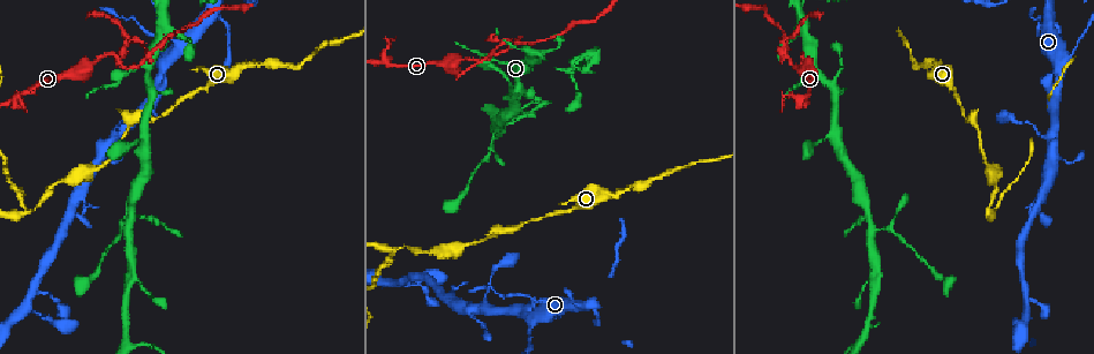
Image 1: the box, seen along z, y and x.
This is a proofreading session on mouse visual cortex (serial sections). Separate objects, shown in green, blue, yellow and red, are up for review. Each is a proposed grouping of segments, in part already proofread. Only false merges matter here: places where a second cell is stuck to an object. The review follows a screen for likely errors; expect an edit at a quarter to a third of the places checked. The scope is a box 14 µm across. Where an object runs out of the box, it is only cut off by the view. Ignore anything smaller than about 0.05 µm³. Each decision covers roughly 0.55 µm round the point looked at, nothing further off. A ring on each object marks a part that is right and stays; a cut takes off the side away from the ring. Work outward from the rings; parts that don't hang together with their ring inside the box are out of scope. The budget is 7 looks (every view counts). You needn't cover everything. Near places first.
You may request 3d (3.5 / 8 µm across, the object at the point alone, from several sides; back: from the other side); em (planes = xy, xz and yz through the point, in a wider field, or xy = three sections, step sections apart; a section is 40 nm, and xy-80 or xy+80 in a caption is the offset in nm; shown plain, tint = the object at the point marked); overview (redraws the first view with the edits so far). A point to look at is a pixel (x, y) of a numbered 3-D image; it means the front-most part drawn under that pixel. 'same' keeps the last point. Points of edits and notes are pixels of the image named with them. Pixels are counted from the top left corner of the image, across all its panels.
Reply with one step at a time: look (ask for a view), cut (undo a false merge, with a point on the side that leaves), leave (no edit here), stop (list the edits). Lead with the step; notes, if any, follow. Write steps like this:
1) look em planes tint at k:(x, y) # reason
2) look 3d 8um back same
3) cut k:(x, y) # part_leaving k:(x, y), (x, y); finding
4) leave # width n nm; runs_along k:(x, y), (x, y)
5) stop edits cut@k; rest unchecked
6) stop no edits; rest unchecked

look 3d 3.5um at 1:(386, 62)

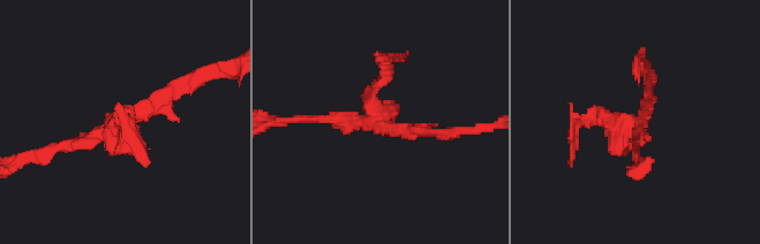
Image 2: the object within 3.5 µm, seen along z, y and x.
look em xy step 2 tint at 2:(637, 121)

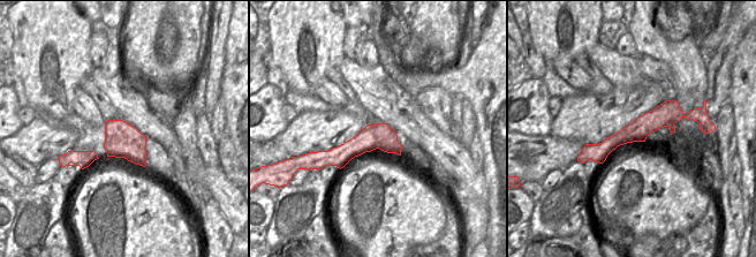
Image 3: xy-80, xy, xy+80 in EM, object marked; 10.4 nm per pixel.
cut 2:(574, 117) # part_leaving 2:(633, 122), (582, 119), (571, 165); two cells meet here

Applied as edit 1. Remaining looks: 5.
look 3d 8um at 1:(521, 88) # thick turns thin

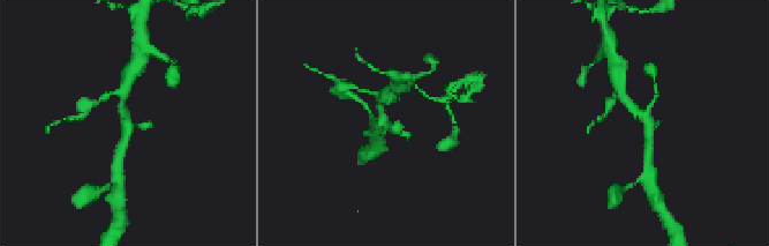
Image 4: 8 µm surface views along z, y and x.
look 3d 3.5um back at 4:(381, 121)

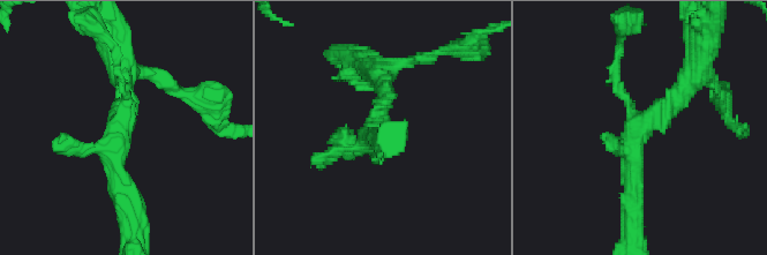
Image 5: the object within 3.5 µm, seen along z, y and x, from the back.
look em xy step 5 tint at 5:(643, 124)

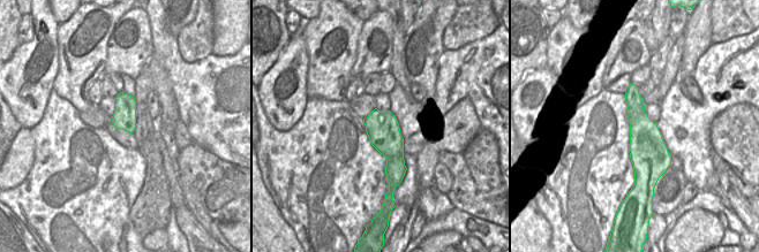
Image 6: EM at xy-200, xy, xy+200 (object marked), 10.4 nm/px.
leave # runs_along 5:(696, 72), (630, 140), (633, 200); continuous, no second cell

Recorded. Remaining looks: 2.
look 3d 3.5um at 1:(785, 57) # a fork

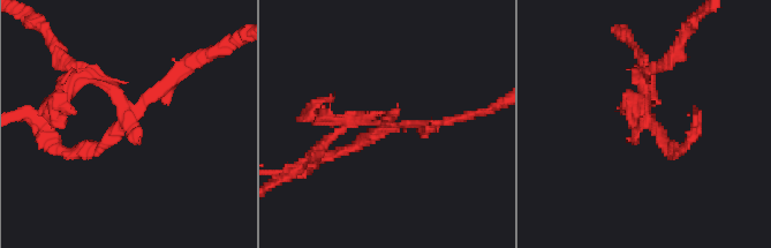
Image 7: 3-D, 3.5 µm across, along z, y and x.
cut 7:(99, 81) # arm_widths 150, 150, 150 nm; part_leaving 7:(129, 112), (54, 44); two cells meet here

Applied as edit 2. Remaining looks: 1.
stop edits cut@2, cut@7; rest unchecked

